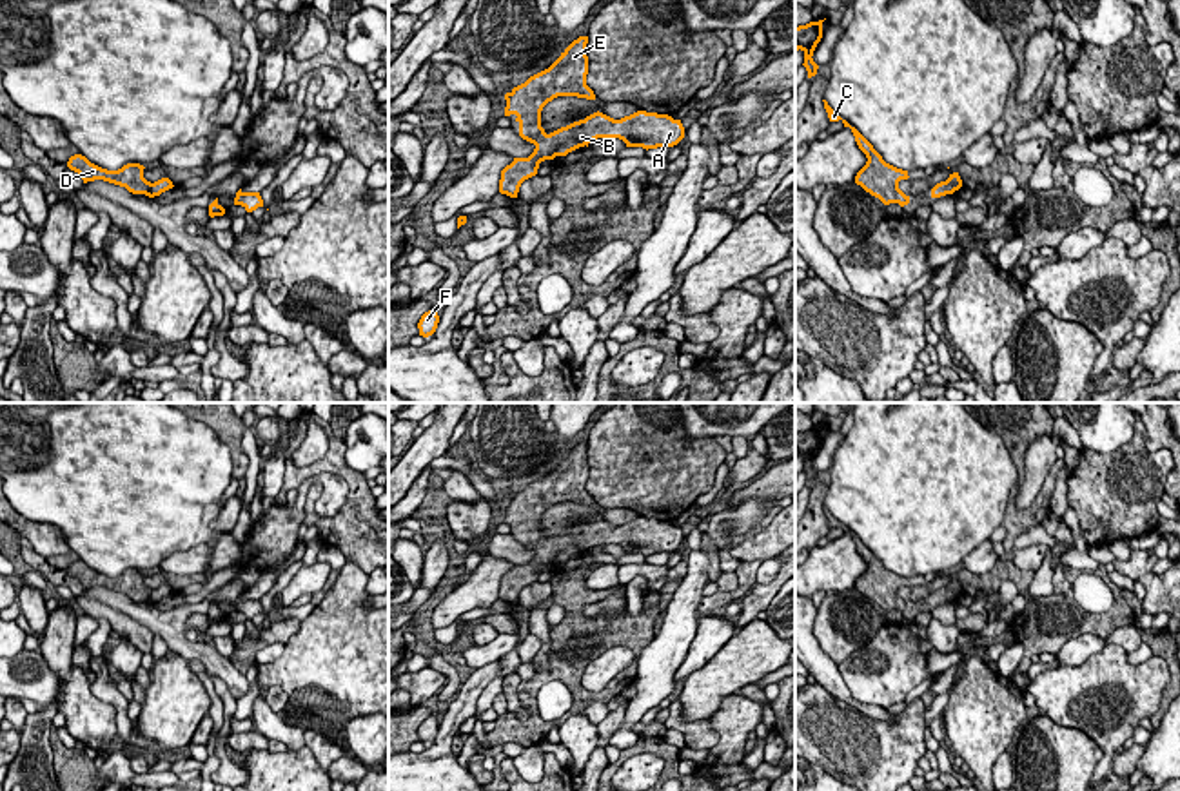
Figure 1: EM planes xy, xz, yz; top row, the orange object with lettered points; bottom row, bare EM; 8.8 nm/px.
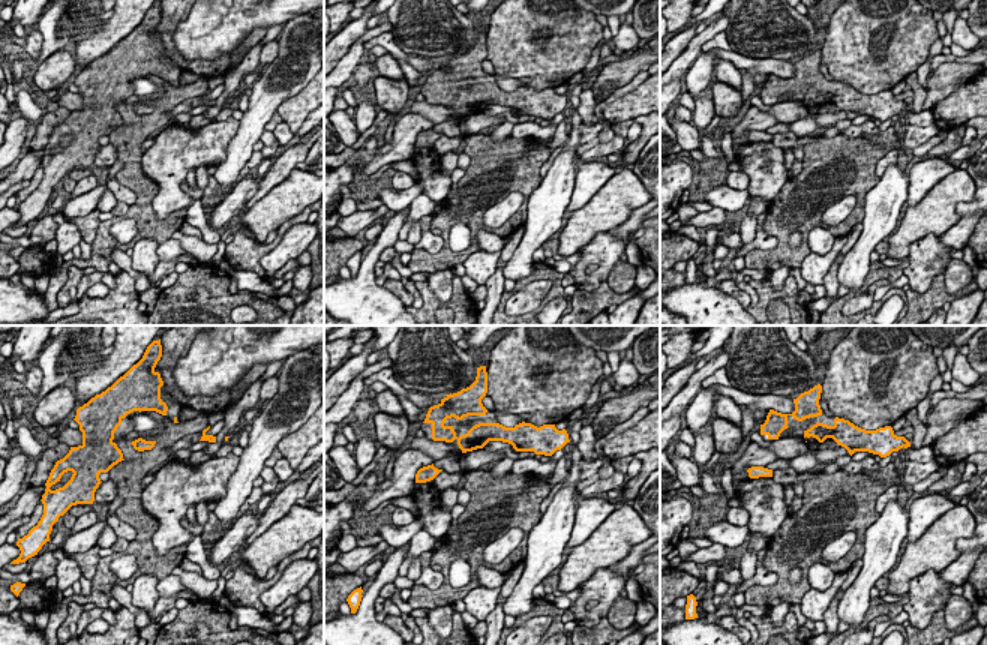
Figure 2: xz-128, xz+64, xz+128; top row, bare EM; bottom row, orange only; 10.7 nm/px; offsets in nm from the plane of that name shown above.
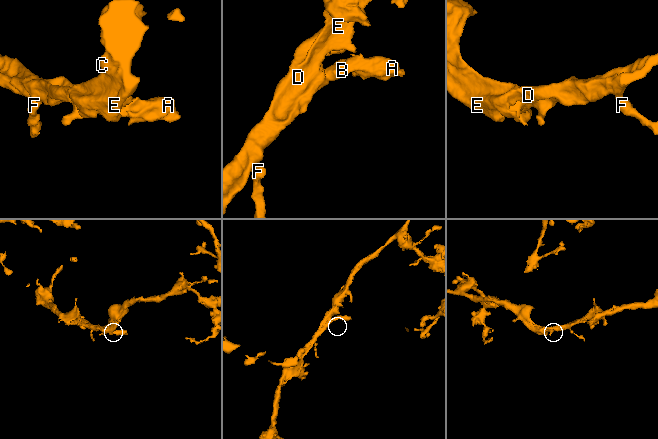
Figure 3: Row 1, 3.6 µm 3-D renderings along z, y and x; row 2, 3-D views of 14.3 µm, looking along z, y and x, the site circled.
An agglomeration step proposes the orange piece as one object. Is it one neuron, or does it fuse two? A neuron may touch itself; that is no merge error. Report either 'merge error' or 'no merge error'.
no merge error

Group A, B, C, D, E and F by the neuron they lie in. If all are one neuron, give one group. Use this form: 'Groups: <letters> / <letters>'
Groups: A B C D E F

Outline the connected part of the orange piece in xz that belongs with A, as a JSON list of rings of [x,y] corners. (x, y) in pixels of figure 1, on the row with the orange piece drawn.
[[[579,36],[548,69],[530,76],[525,83],[505,94],[505,116],[517,116],[519,136],[534,143],[536,149],[528,158],[514,158],[501,171],[501,194],[517,198],[521,183],[537,174],[541,161],[566,156],[585,145],[588,147],[597,138],[619,138],[626,147],[643,147],[646,151],[674,147],[684,138],[681,120],[646,111],[637,111],[621,120],[597,111],[585,120],[546,134],[541,127],[541,111],[548,102],[557,96],[595,100],[594,91],[586,85],[586,44],[588,36]]]

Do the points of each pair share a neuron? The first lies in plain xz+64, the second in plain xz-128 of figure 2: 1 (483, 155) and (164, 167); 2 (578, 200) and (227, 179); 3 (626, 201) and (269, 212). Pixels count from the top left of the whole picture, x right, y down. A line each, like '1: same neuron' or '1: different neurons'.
1: different neurons
2: different neurons
3: same neuron

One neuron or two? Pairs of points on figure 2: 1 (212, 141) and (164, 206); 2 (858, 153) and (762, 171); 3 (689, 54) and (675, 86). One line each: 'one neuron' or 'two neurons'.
1: one neuron
2: two neurons
3: two neurons

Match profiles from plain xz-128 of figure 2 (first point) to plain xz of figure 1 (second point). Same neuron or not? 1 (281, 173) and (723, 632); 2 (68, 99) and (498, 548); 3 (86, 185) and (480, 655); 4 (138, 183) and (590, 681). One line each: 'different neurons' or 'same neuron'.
1: different neurons
2: same neuron
3: same neuron
4: different neurons

